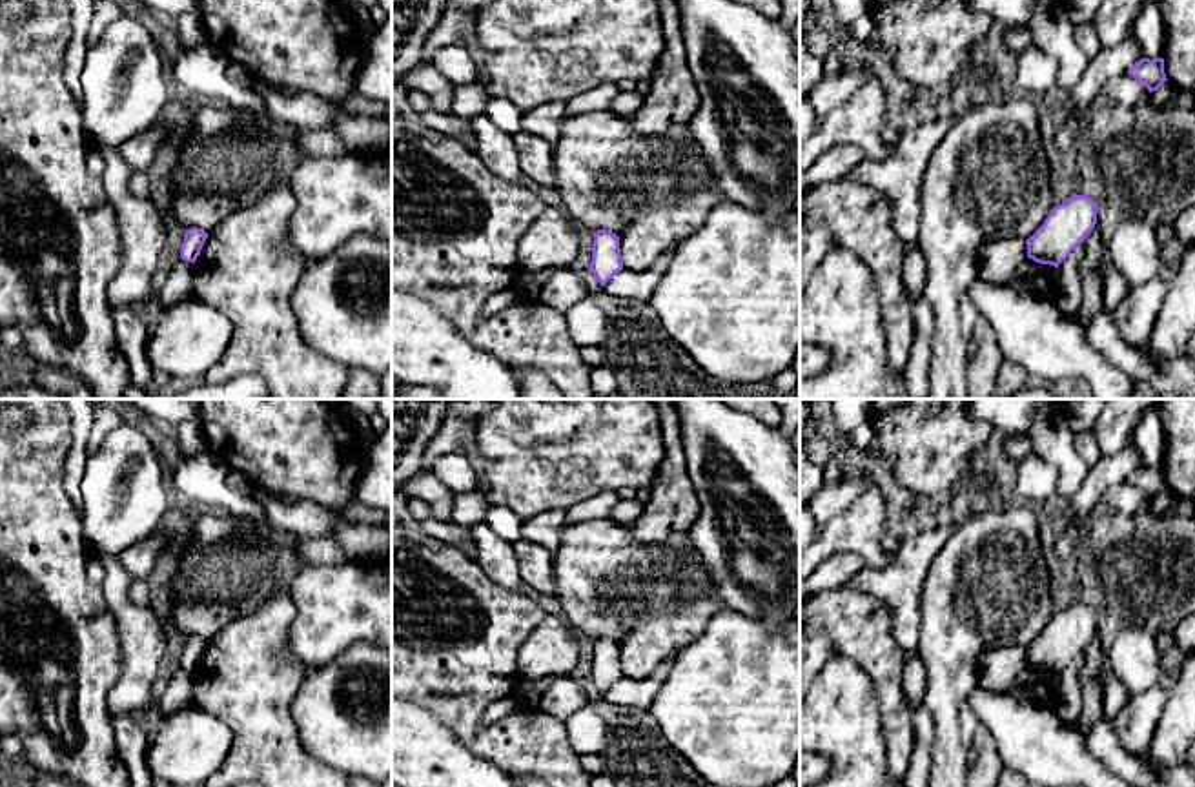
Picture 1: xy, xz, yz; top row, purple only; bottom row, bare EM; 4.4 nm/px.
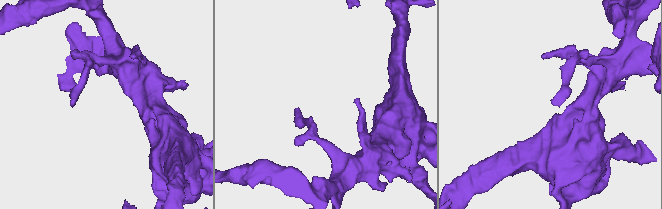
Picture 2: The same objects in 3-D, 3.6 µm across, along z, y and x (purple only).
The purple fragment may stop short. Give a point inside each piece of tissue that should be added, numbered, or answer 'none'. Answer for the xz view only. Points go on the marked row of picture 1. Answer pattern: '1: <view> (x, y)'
none

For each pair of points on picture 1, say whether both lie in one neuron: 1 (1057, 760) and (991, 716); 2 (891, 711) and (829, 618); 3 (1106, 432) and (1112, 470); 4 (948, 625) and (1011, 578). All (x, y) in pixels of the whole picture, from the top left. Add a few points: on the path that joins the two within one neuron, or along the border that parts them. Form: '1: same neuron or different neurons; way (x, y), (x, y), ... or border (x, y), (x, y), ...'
1: same neuron; way (1041, 747), (1008, 720)
2: same neuron; way (889, 687), (888, 674), (853, 640)
3: different neurons; border (1132, 439), (1103, 458)
4: same neuron; way (964, 611), (995, 580)

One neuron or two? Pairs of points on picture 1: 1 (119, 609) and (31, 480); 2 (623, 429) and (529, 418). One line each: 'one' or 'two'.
1: two
2: one

